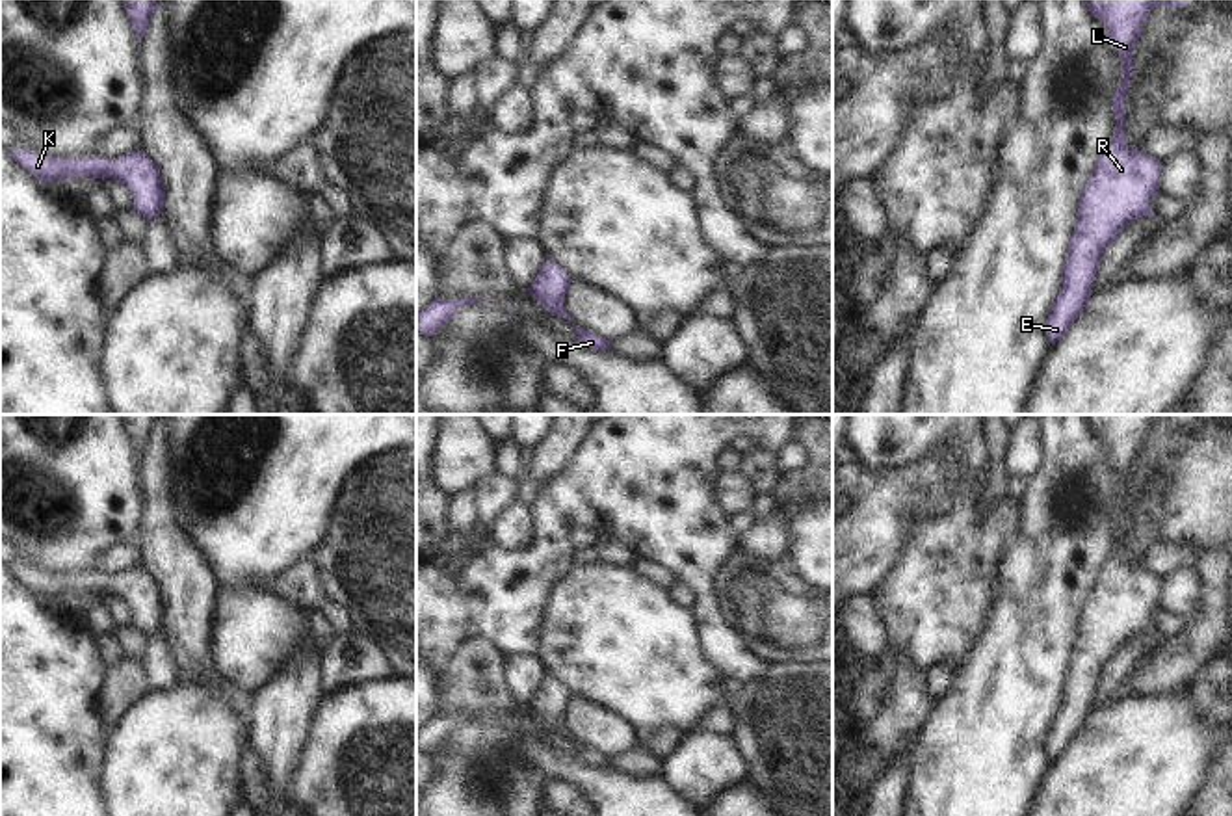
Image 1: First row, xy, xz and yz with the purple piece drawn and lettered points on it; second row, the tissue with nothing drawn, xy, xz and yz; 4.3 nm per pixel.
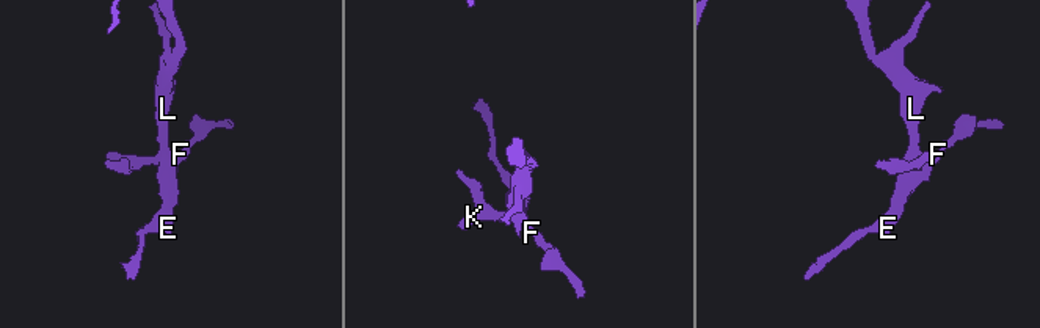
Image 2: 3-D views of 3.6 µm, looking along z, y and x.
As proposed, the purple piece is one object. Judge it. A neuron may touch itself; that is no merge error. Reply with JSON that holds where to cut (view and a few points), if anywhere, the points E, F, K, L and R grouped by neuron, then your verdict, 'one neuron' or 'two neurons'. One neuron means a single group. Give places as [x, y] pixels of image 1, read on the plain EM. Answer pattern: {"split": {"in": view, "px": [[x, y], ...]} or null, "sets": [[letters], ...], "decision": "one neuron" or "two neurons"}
{"split": null, "sets": [["E", "F", "K", "L", "R"]], "decision": "one neuron"}

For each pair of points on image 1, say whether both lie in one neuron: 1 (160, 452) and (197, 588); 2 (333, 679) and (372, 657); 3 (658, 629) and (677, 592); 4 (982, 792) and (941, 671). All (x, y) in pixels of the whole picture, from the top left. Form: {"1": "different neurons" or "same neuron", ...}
{"1": "same neuron", "2": "same neuron", "3": "different neurons", "4": "different neurons"}

